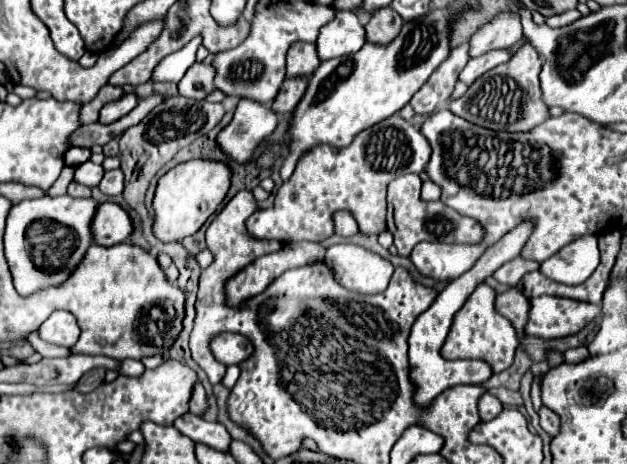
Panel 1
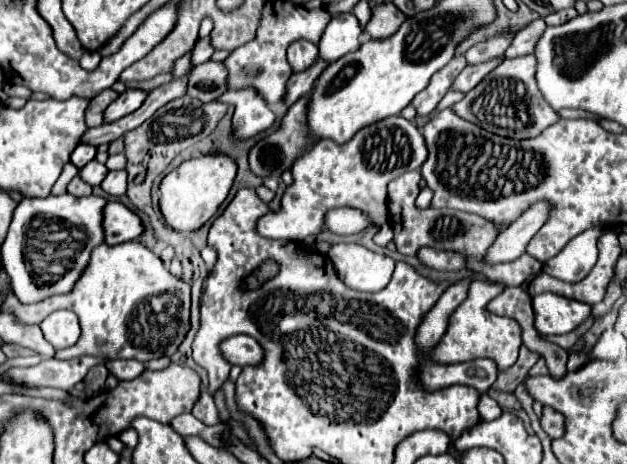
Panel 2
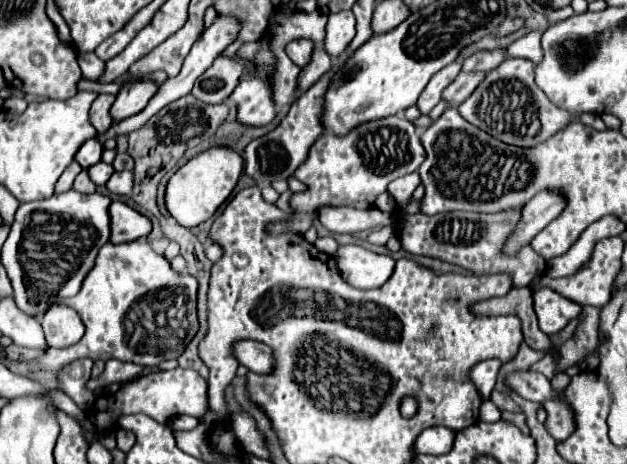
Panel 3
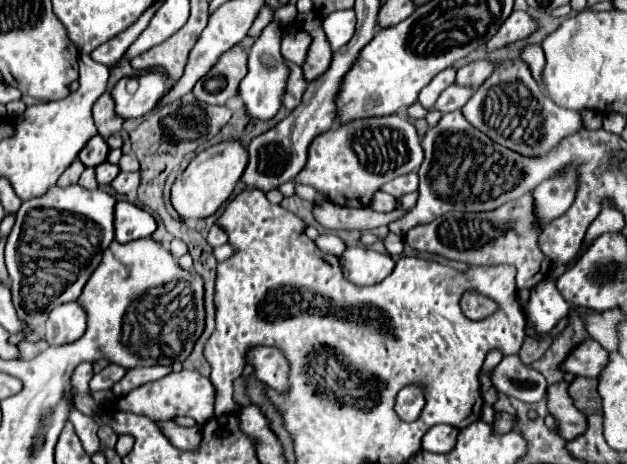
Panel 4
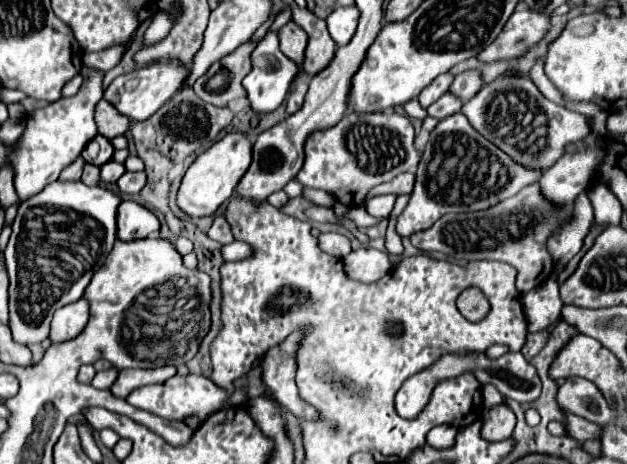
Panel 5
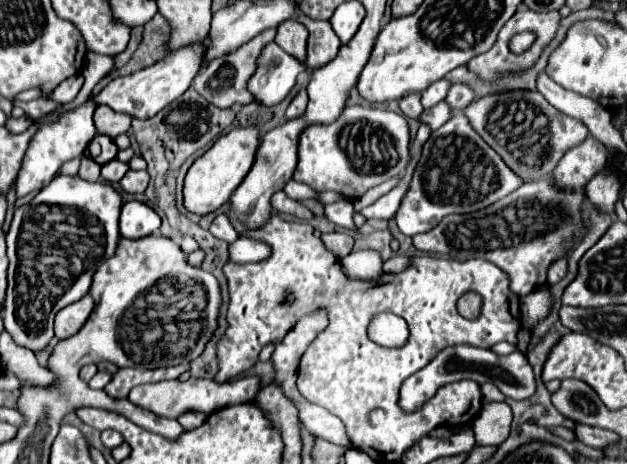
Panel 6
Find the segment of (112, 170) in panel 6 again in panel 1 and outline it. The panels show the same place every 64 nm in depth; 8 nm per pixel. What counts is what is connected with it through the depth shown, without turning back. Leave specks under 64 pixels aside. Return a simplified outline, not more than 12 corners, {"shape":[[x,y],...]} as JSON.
{"shape":[[90,162],[78,166],[74,180],[90,186],[98,186],[104,168]]}

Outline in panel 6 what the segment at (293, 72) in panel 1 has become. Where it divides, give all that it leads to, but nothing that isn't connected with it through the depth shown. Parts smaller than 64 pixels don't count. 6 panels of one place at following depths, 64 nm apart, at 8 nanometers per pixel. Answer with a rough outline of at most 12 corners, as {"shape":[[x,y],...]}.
{"shape":[[296,18],[278,26],[276,44],[306,60],[308,30]]}

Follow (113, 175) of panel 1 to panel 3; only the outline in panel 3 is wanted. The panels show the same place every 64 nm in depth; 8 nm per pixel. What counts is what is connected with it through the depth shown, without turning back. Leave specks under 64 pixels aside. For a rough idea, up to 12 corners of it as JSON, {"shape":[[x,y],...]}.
{"shape":[[114,172],[106,188],[114,194],[130,194],[132,172]]}

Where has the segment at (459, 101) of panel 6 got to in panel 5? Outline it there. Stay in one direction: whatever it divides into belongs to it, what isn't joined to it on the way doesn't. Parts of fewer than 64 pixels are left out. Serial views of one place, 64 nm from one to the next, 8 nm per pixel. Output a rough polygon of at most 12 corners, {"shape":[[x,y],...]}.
{"shape":[[478,72],[458,74],[450,92],[468,102],[482,86]]}

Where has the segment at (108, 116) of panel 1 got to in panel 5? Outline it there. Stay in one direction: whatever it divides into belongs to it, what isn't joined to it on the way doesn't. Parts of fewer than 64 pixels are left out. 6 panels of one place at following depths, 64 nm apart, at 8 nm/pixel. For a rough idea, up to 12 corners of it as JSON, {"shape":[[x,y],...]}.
{"shape":[[154,62],[118,76],[104,100],[146,120],[178,94],[190,70]]}

